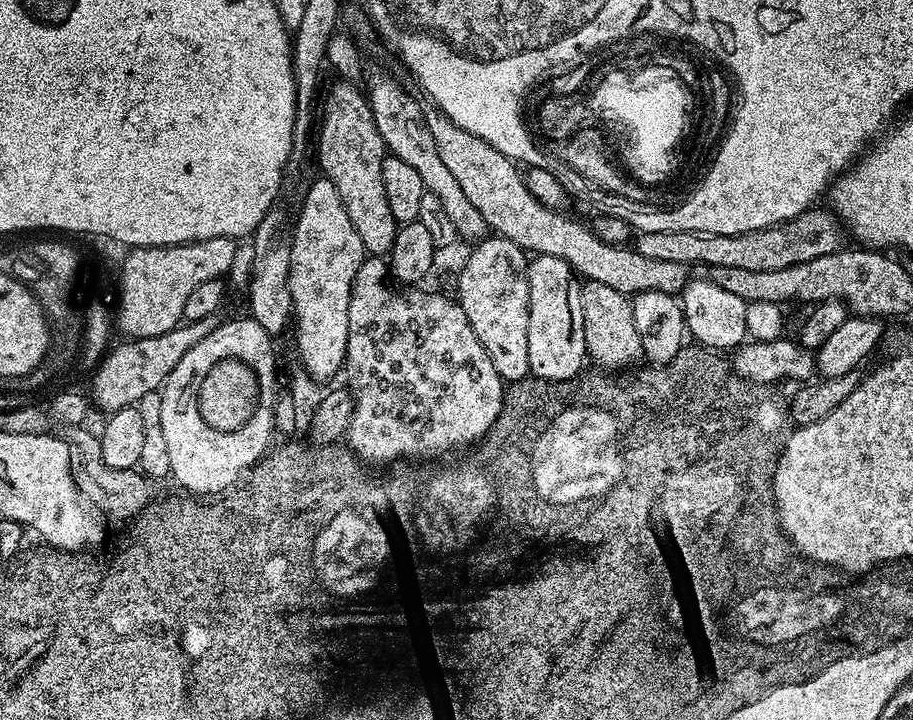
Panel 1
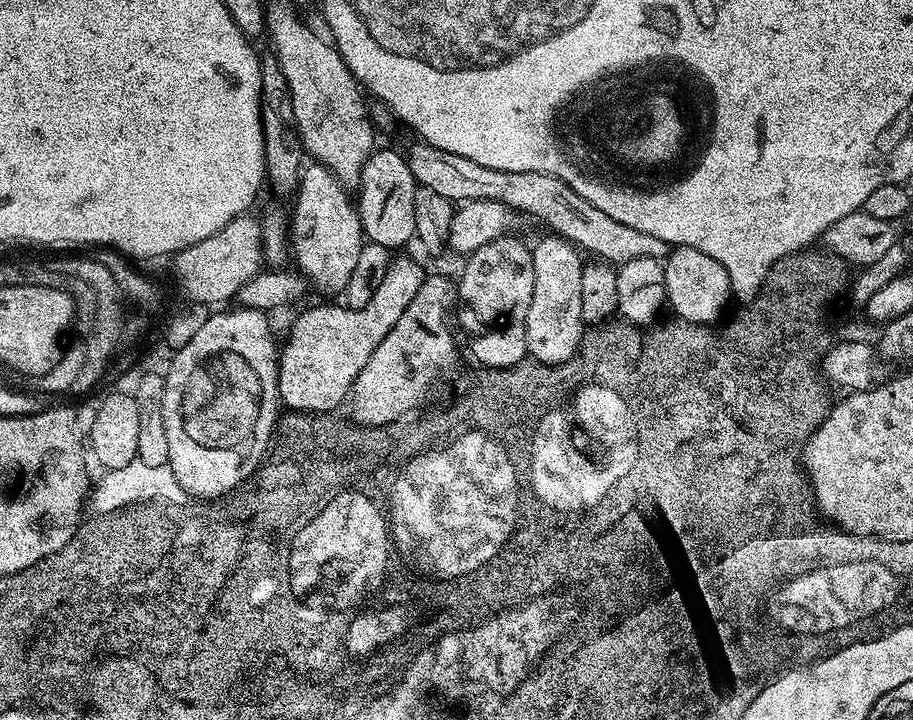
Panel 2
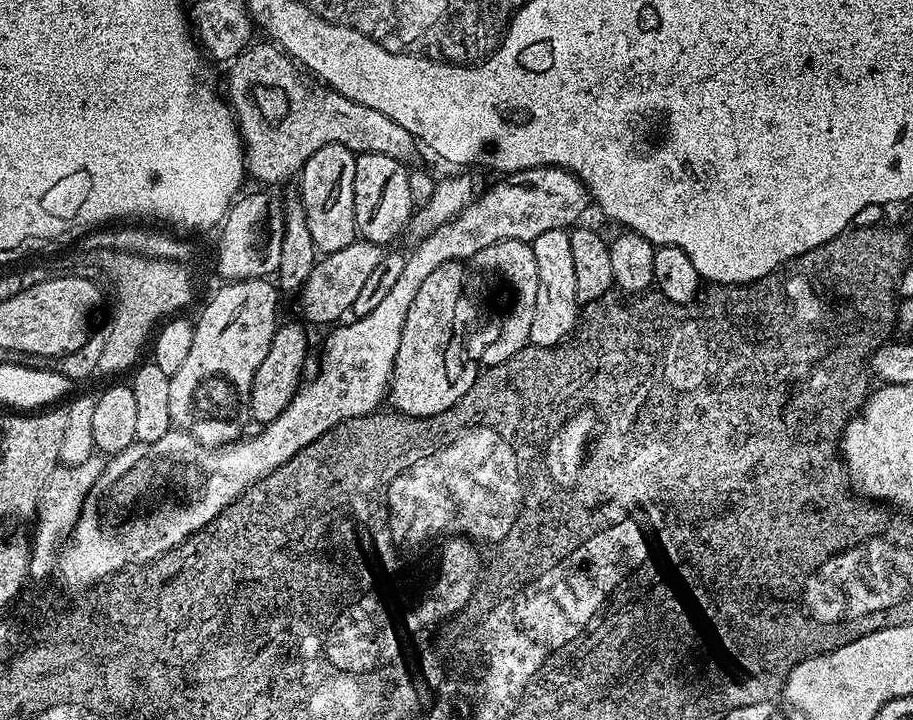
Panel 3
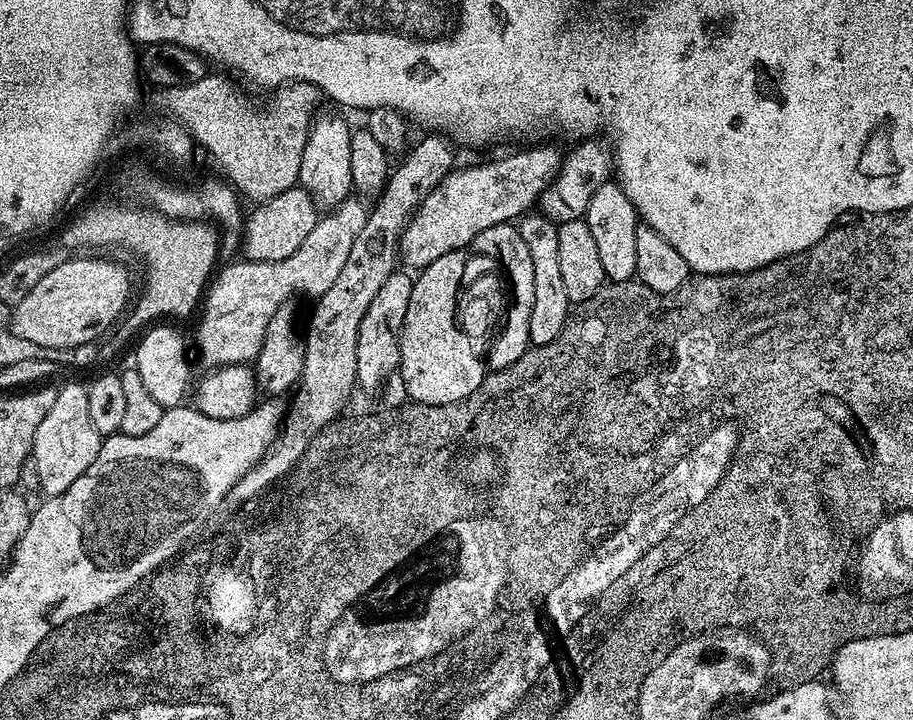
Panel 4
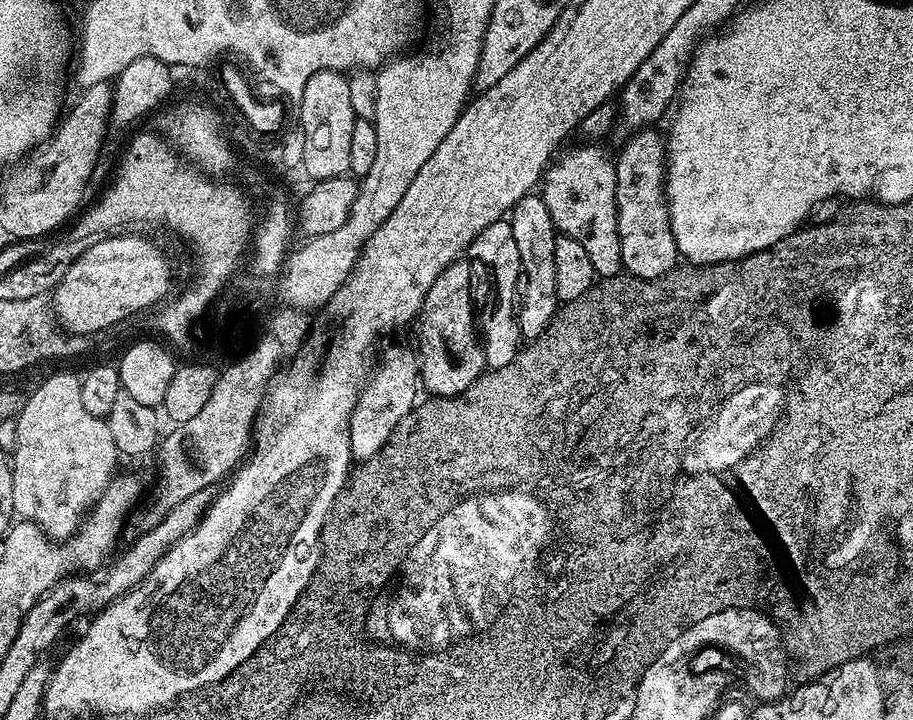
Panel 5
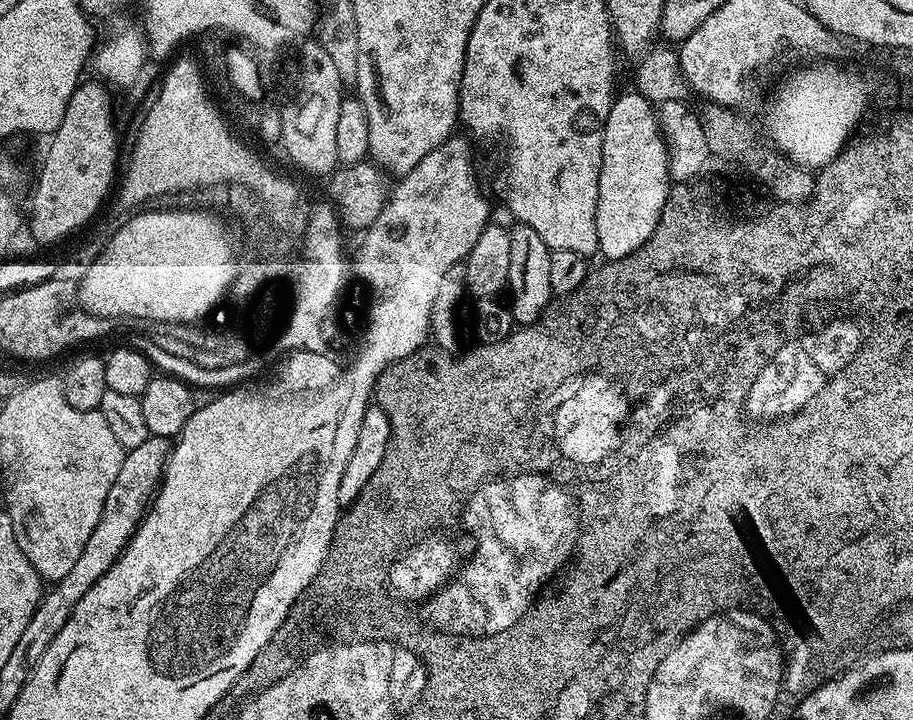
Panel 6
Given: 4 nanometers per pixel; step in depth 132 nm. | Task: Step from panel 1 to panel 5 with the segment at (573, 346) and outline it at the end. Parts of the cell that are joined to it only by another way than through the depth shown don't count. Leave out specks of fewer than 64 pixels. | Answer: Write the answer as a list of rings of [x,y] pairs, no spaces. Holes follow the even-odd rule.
[[[529,194],[514,205],[510,213],[510,223],[520,255],[522,273],[522,295],[518,300],[518,326],[525,341],[541,336],[556,316],[560,304],[558,290],[554,287],[554,242],[558,235],[550,210],[546,210],[543,195]]]

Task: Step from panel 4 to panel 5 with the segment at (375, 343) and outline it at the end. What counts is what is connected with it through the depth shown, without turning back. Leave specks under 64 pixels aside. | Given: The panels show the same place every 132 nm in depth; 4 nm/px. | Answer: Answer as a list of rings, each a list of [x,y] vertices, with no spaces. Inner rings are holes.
[[[400,348],[390,349],[381,358],[380,365],[369,371],[350,414],[350,454],[353,461],[372,458],[386,444],[390,434],[394,434],[394,426],[398,426],[398,422],[417,407],[416,384],[418,388],[417,357],[404,356]]]

